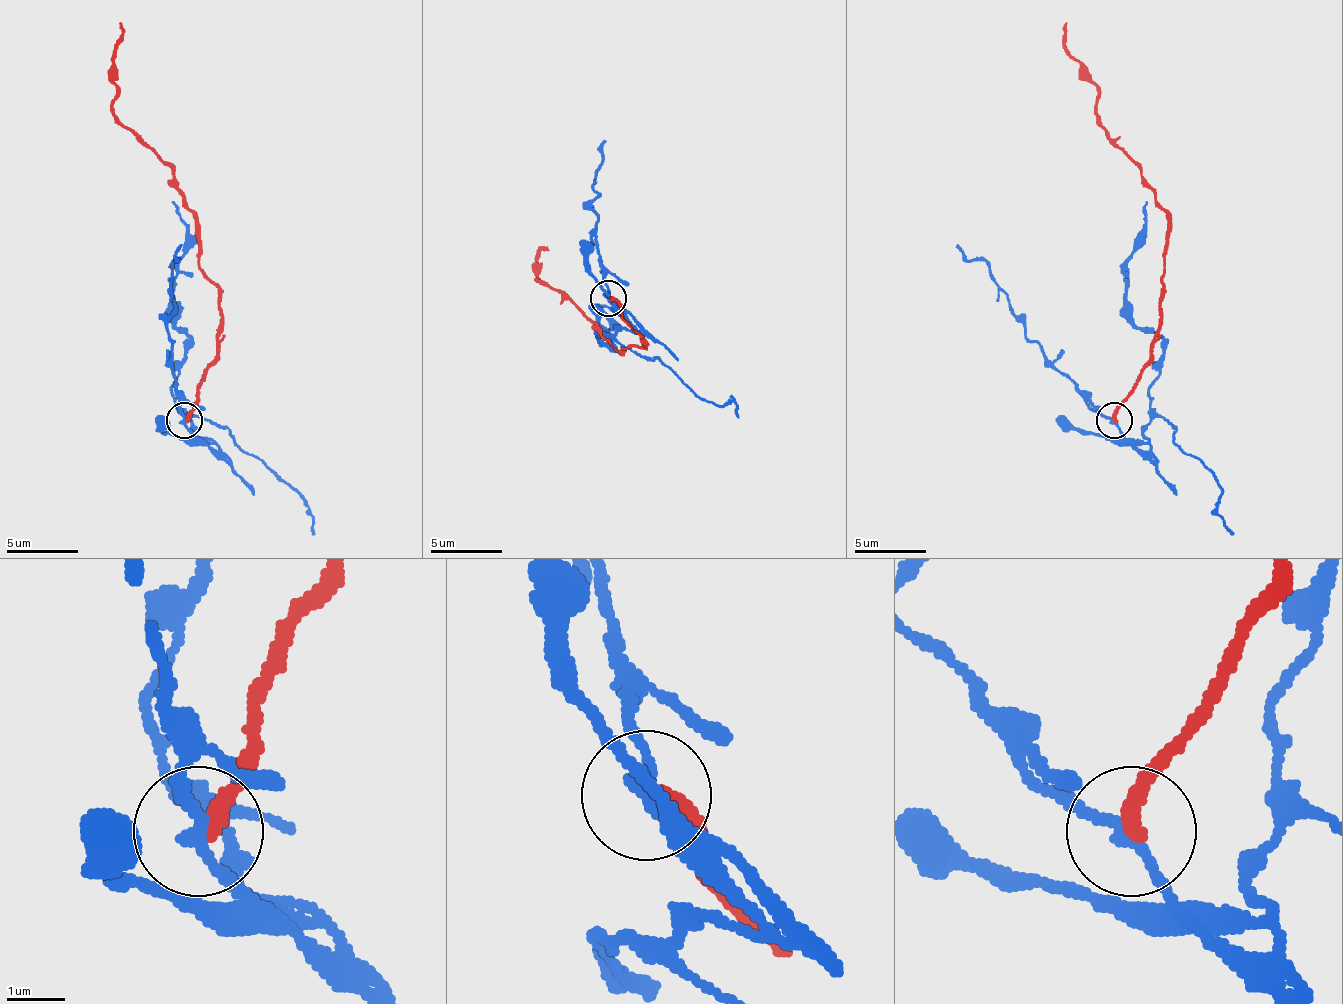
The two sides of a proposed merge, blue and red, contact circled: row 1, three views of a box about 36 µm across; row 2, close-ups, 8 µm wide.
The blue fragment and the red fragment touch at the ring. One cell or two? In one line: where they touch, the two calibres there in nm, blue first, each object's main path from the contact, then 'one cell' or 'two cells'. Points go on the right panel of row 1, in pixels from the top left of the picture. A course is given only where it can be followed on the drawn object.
place (1114, 420); calibres 190 and 300 nm; course blue (1113, 419), (1138, 441), (1163, 355), (1156, 337), (1135, 323), (1128, 298), (1128, 259), (1145, 202); course red (1113, 419), (1149, 359), (1160, 327), (1167, 216), (1142, 170), (1095, 113), (1095, 80), (1067, 48), (1067, 23); two cells

